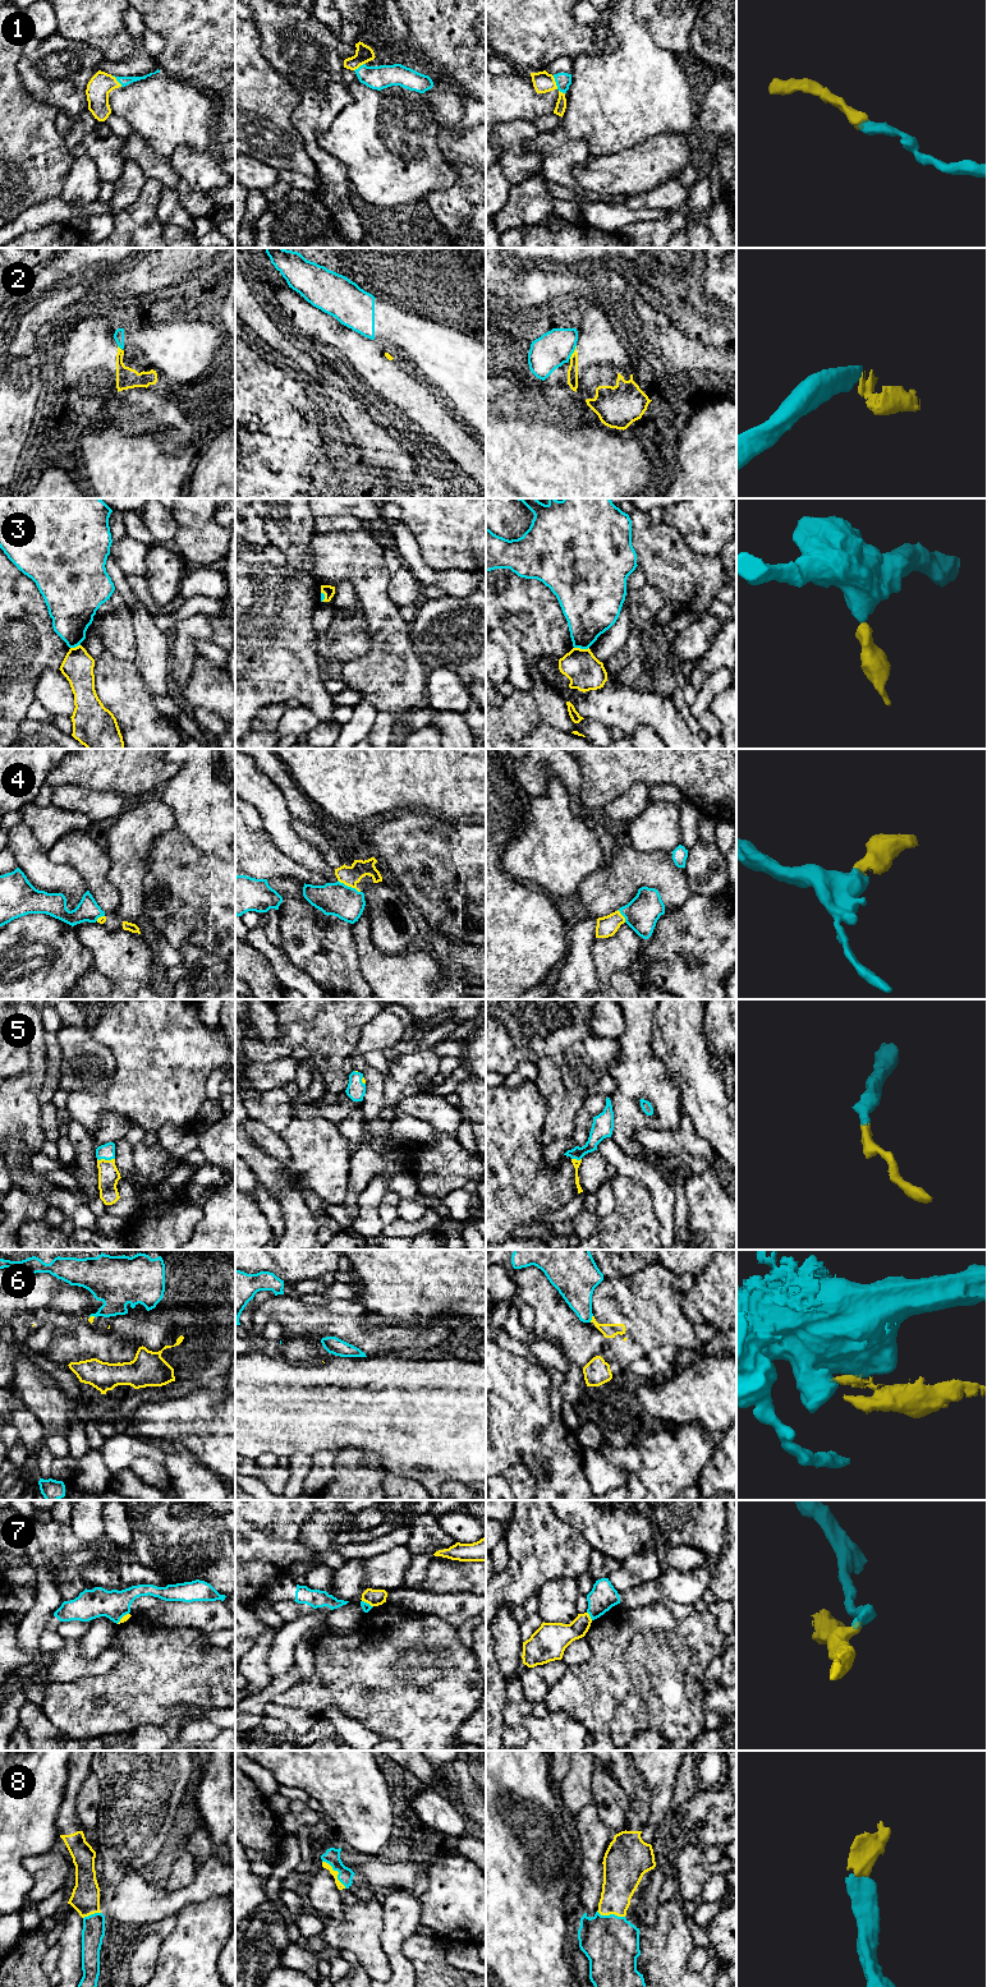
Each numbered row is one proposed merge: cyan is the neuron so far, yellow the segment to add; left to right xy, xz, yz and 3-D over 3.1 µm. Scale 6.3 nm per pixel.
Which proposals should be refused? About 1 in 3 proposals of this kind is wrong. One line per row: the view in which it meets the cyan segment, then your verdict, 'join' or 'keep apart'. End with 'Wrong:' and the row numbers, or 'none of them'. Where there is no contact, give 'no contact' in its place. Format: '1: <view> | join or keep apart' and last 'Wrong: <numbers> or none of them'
1: yz | join
2: yz | keep apart
3: yz | keep apart
4: xz | join
5: xy | join
6: yz | keep apart
7: yz | keep apart
8: xz | join
Wrong: 2, 3, 6, 7

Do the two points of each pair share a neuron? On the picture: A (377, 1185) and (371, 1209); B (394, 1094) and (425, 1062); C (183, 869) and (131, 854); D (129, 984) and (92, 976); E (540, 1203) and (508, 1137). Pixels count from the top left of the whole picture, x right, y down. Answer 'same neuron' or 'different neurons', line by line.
A: same neuron
B: same neuron
C: different neurons
D: different neurons
E: same neuron

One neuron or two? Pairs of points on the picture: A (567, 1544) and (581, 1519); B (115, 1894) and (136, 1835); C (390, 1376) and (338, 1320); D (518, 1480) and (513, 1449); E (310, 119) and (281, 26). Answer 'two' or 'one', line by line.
A: two
B: two
C: two
D: two
E: one

